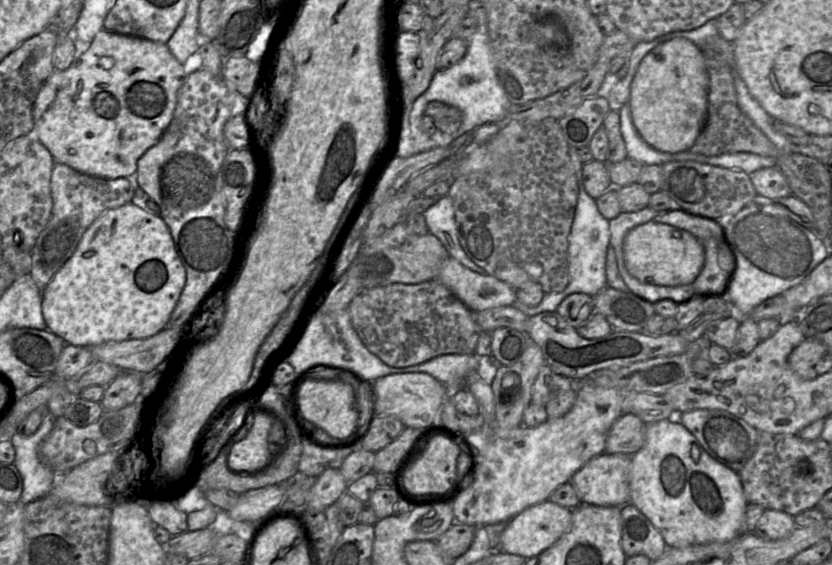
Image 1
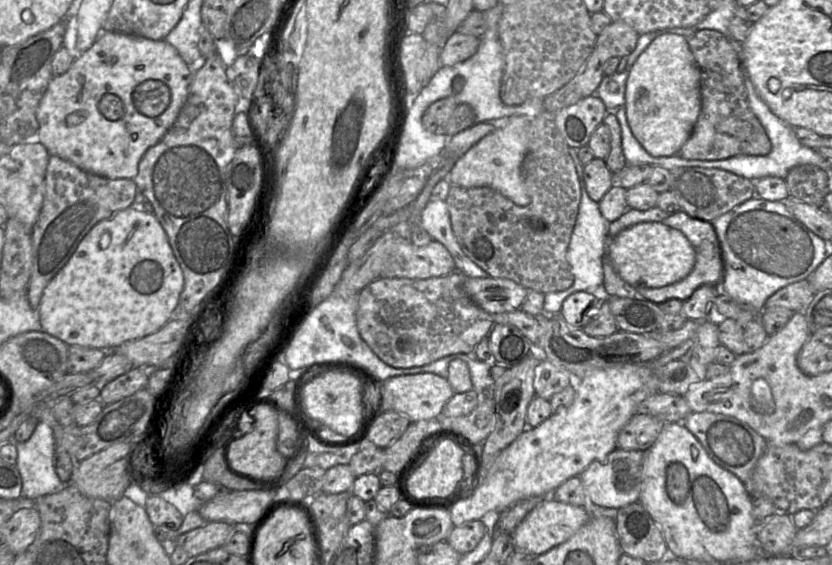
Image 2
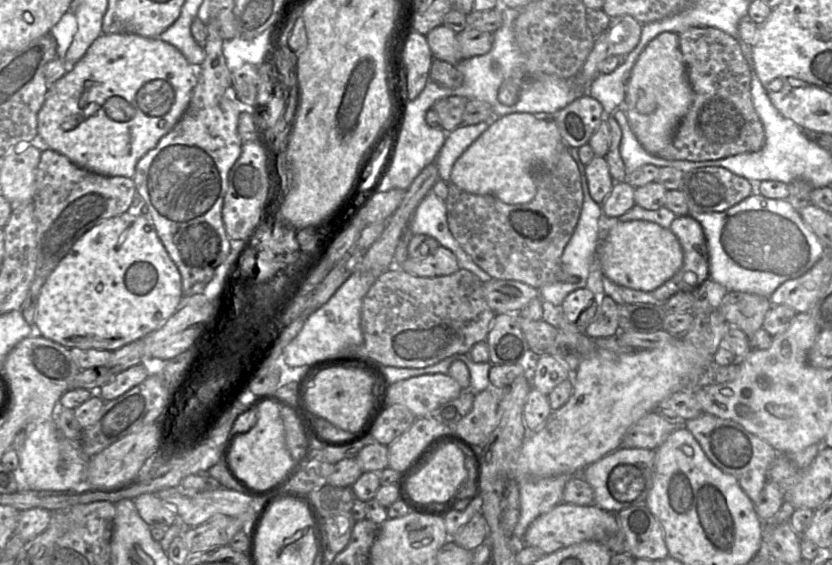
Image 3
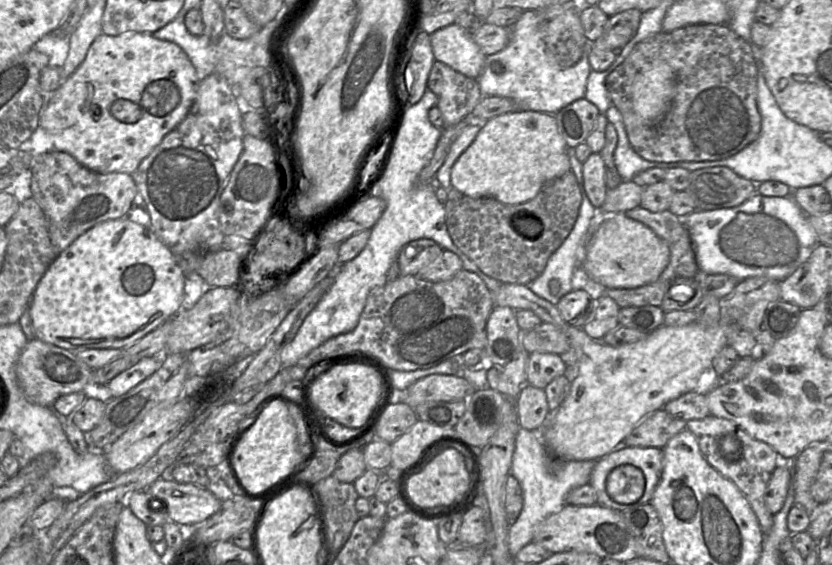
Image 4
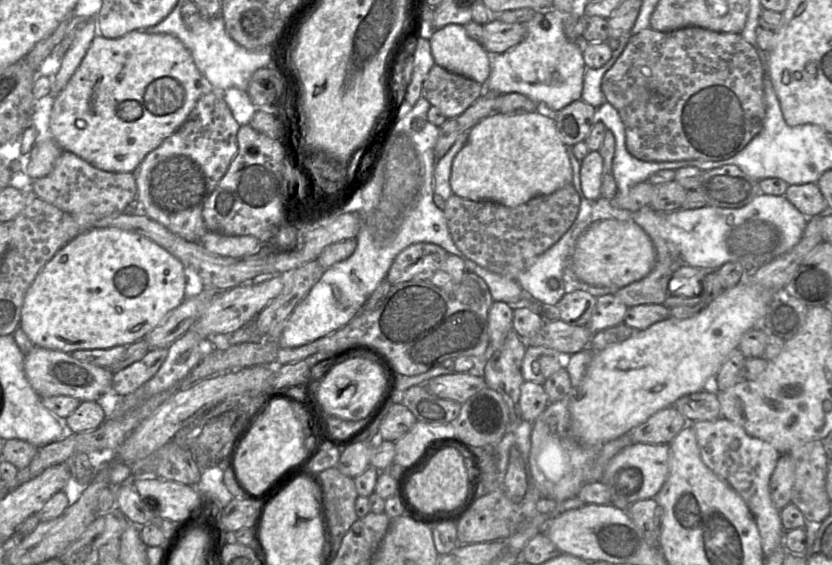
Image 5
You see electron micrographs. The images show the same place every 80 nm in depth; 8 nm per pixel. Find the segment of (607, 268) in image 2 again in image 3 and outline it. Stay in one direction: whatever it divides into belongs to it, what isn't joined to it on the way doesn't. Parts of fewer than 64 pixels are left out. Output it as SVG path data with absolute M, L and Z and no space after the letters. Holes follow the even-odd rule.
M634 205L626 213L618 217L619 221L646 220L654 222L663 228L670 229L677 237L683 251L683 263L676 274L656 288L654 291L640 291L620 286L606 277L602 277L602 285L605 295L620 304L664 304L670 297L678 292L694 292L703 282L710 278L709 273L709 254L707 241L701 224L690 215L677 216L666 207L657 210L646 210L638 205Z

